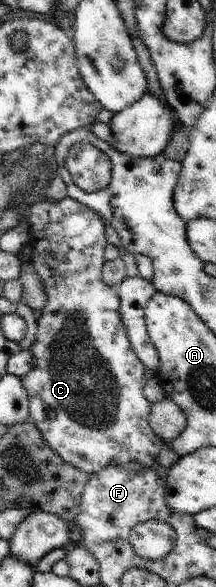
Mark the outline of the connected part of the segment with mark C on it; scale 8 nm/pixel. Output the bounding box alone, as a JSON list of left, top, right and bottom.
[21,197,166,476]

